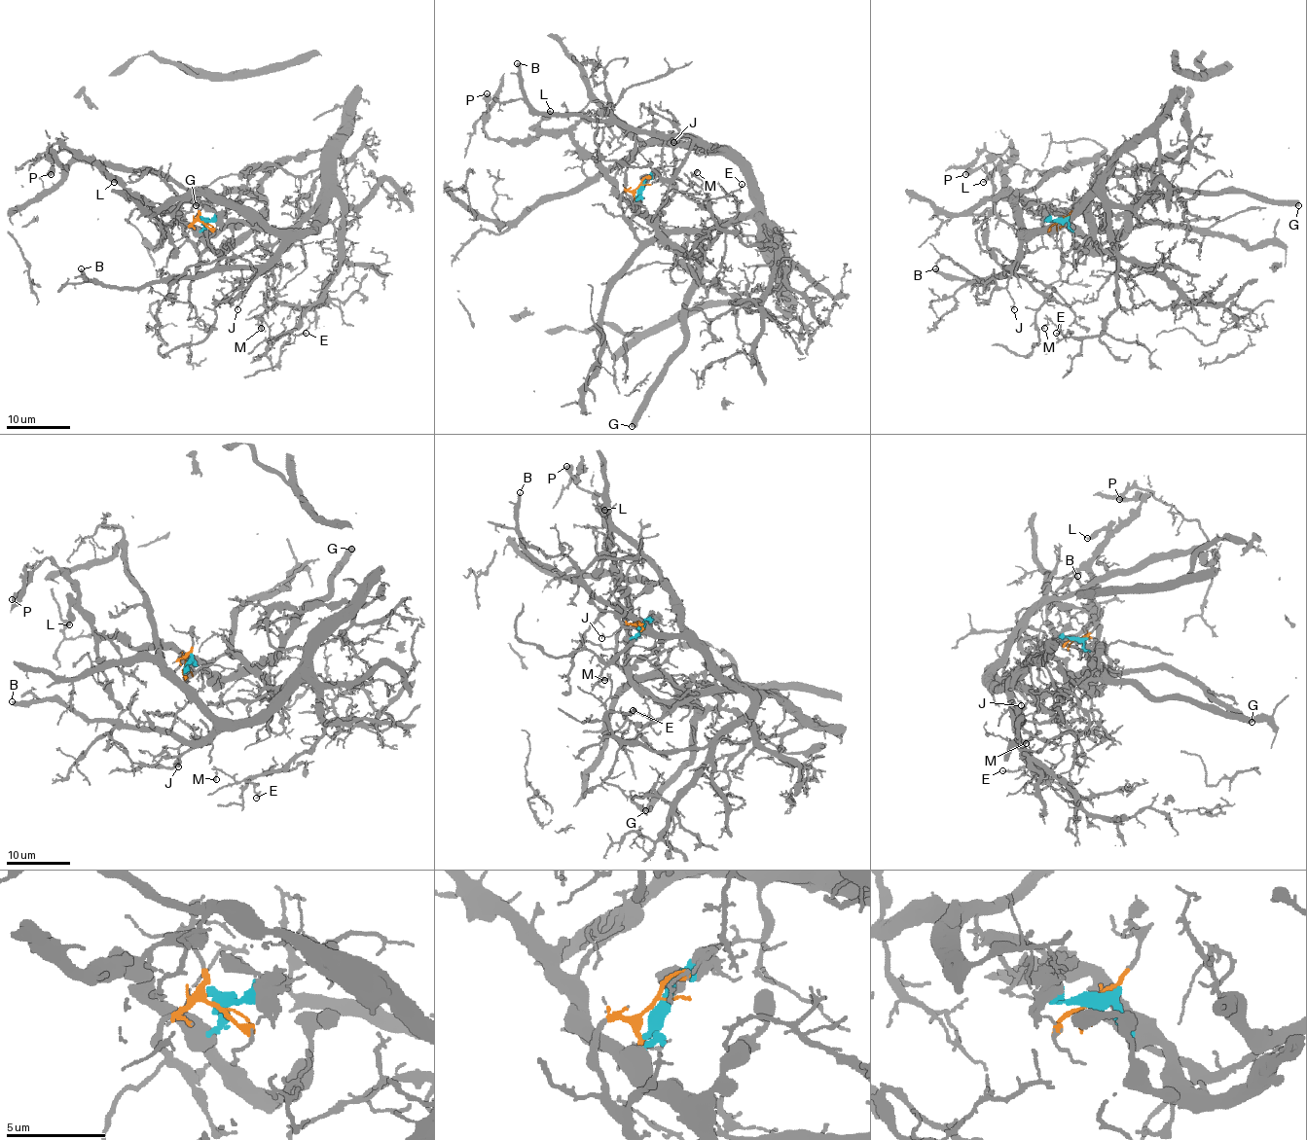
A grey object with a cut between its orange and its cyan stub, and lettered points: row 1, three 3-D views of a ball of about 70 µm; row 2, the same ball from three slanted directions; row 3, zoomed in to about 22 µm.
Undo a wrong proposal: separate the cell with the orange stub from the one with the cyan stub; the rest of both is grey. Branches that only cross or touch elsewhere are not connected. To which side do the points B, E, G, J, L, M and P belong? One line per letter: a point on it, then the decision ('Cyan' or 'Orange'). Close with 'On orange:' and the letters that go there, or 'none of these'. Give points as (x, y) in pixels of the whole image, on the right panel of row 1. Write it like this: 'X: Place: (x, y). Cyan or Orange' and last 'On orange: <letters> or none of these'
B: Place: (935, 268). Orange
E: Place: (1056, 333). Orange
G: Place: (1298, 205). Cyan
J: Place: (1014, 309). Orange
L: Place: (983, 182). Cyan
M: Place: (1044, 328). Orange
P: Place: (965, 174). Cyan
On orange: B, E, J, M

